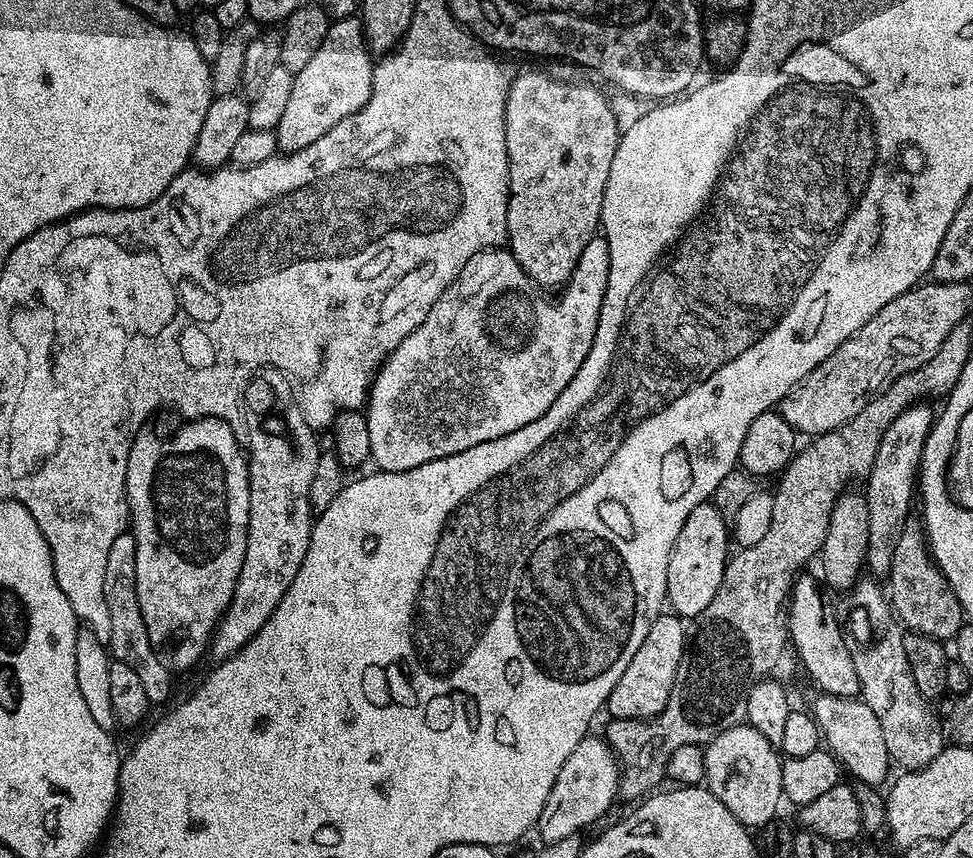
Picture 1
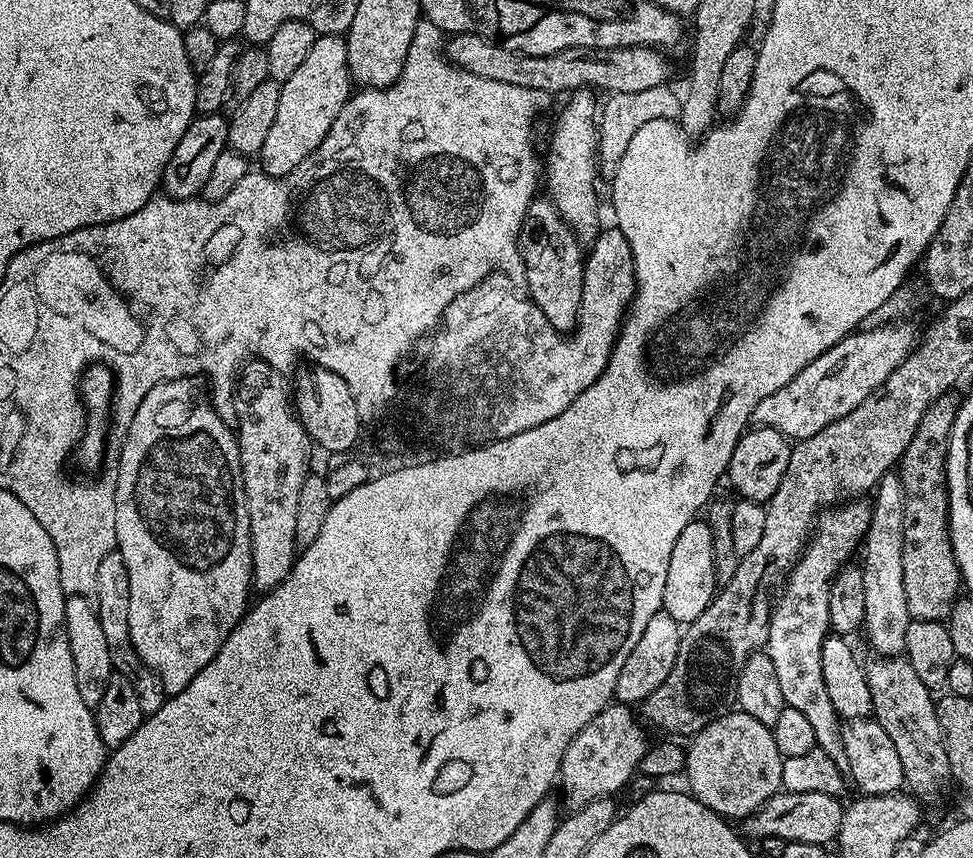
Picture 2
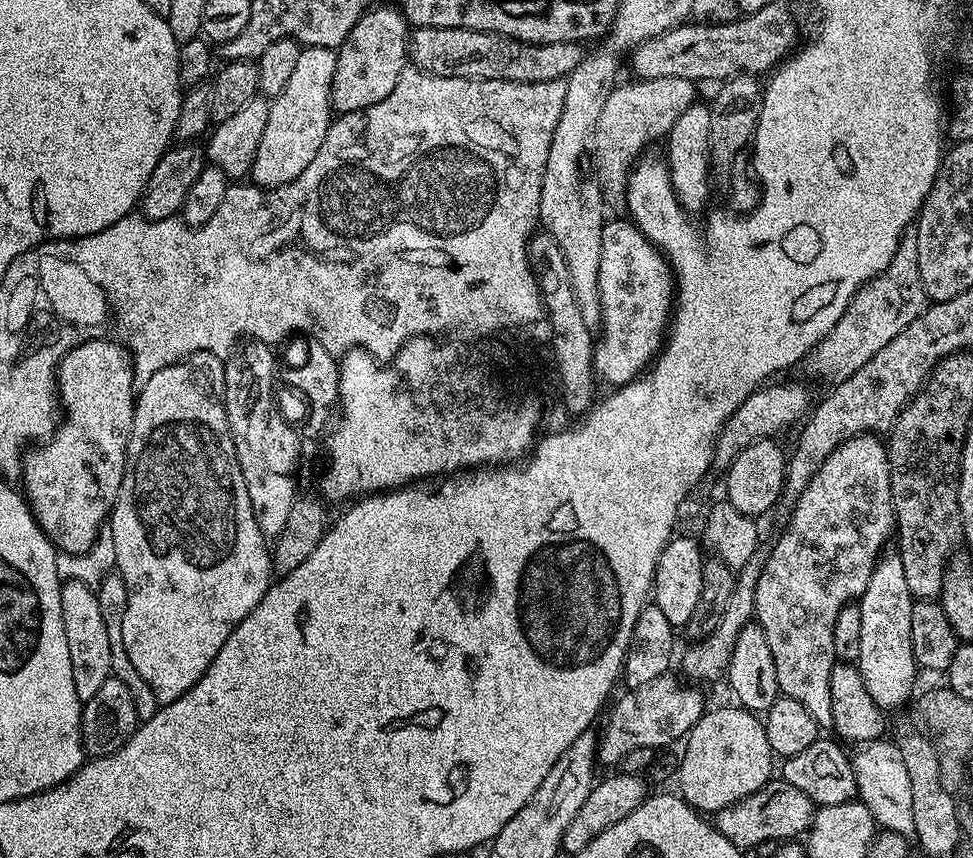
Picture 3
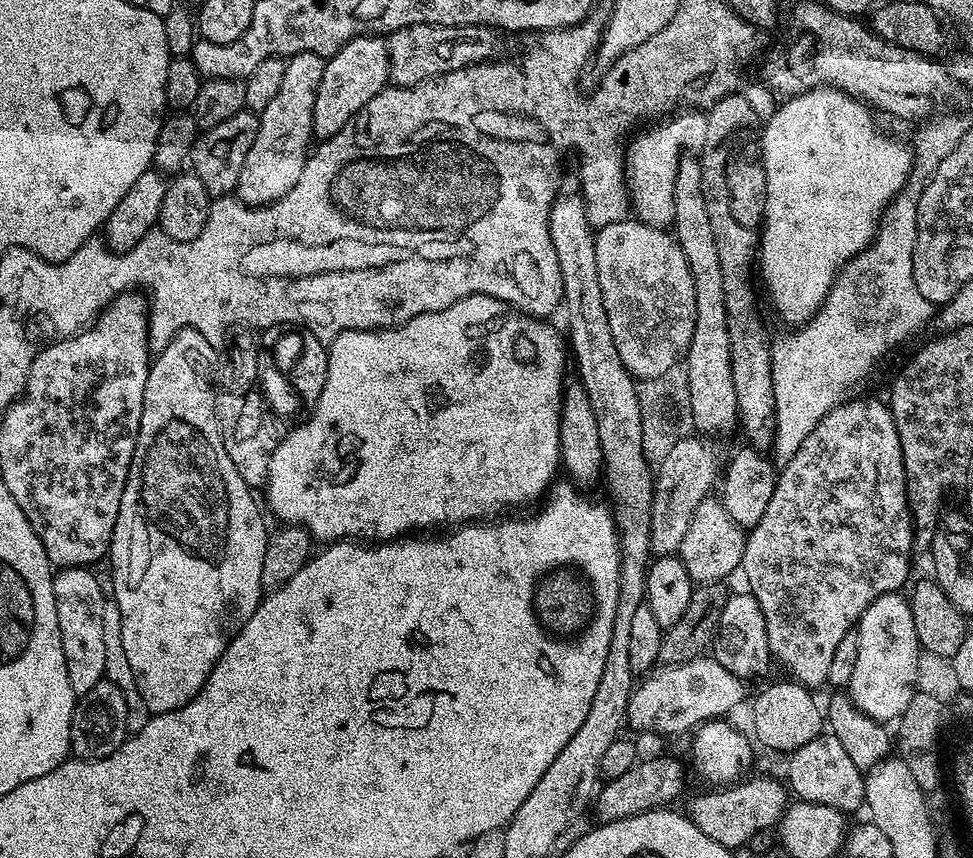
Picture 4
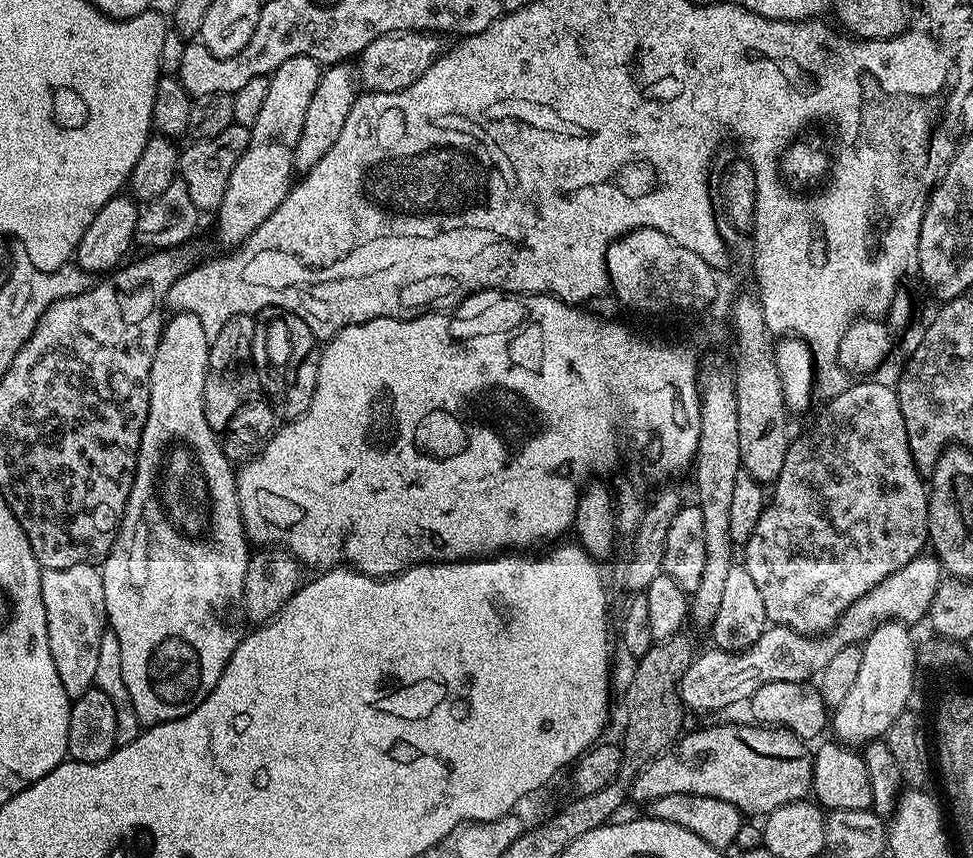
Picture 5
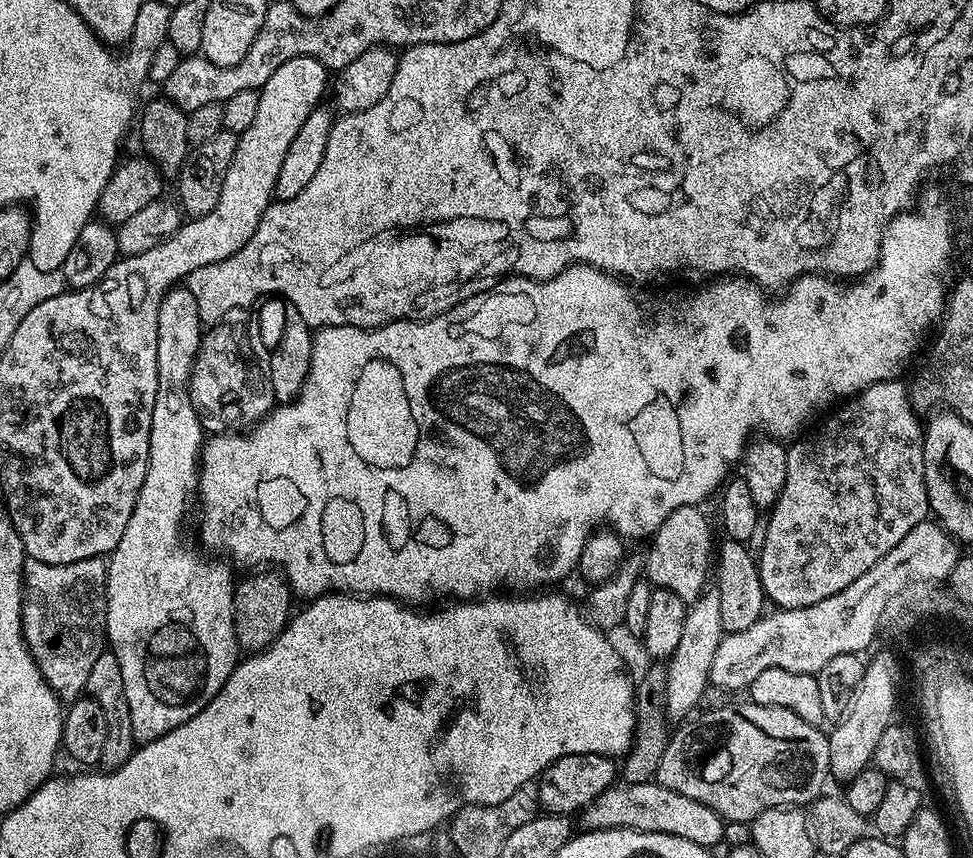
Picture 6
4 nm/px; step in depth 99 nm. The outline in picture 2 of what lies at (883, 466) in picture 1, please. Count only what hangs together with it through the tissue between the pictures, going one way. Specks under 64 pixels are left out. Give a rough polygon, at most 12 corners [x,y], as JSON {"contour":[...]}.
{"contour":[[881,476],[862,541],[863,631],[898,656],[909,615],[902,587],[904,491]]}

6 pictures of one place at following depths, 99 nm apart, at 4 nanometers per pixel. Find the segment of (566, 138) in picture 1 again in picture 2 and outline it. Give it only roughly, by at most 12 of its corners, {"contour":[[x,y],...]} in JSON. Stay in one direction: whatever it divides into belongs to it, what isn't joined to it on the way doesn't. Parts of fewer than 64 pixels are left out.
{"contour":[[533,199],[516,243],[526,292],[567,334],[586,252],[551,199]]}

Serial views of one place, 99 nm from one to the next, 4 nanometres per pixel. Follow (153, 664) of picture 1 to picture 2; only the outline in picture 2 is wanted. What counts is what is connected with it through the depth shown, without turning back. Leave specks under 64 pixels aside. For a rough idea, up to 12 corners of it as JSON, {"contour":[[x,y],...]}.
{"contour":[[118,550],[98,566],[98,636],[134,682],[145,717],[166,693],[130,642],[130,574]]}

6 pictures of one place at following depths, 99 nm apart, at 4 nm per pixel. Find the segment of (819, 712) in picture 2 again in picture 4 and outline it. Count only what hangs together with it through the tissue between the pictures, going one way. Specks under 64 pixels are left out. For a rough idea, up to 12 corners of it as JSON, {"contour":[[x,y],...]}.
{"contour":[[883,399],[779,469],[742,573],[813,690],[914,557]]}

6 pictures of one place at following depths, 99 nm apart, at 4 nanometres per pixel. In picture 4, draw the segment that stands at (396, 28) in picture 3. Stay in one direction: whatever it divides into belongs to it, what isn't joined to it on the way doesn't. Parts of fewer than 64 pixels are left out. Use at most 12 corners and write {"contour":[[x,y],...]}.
{"contour":[[379,35],[325,59],[313,137],[338,134],[389,84]]}

